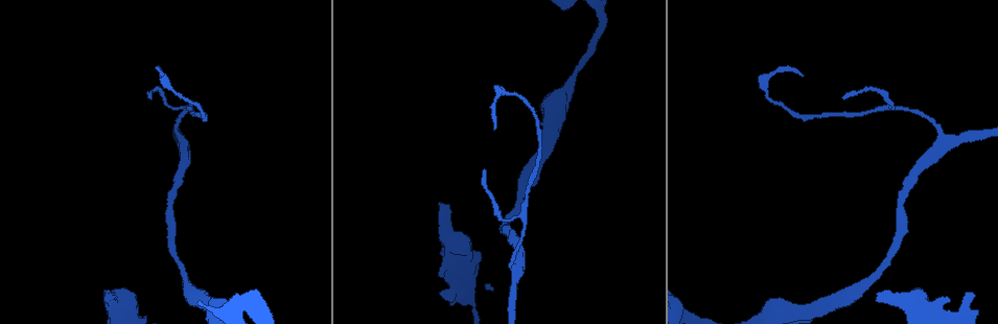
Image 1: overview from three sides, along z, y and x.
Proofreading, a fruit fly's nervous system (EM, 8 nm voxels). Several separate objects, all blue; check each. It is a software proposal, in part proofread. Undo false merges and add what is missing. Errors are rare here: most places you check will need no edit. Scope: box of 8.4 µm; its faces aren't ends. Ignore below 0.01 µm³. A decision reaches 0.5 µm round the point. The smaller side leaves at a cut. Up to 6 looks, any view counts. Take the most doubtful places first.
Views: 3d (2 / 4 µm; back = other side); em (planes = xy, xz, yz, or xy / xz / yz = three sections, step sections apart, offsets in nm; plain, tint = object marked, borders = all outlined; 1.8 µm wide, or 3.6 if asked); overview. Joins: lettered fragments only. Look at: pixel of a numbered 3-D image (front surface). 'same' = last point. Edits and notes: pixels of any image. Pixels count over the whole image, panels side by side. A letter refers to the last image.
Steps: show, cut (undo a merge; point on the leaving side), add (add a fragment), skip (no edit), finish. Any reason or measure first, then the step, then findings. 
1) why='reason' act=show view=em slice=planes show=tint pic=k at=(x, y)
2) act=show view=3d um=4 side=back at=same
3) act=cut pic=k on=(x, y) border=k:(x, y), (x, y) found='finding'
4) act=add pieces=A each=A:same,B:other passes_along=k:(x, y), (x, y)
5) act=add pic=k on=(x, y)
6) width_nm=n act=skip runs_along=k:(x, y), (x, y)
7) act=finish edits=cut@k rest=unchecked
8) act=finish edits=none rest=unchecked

why='free end' act=show view=3d um=4 pic=1 at=(107, 301)

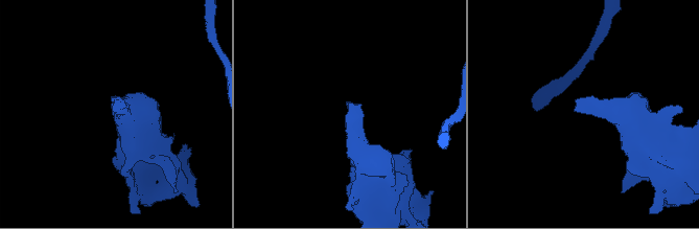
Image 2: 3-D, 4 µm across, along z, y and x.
why='shape alone is not enough' act=show view=em um=3.6 slice=xy step=16 show=borders pic=2 at=(114, 109)

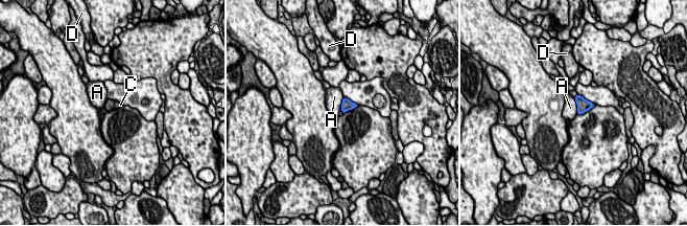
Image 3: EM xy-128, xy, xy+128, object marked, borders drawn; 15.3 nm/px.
act=show view=em um=3.6 slice=planes show=borders at=same

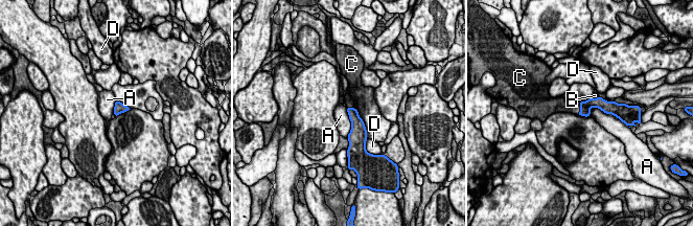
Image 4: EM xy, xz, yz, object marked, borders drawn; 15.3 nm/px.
act=add pieces=C each=A:other,B:other,C:same,D:other found='the neuron continues'

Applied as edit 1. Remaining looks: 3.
why='branch stops here' act=show view=em um=3.6 slice=yz step=16 show=borders pic=1 at=(442, 275)

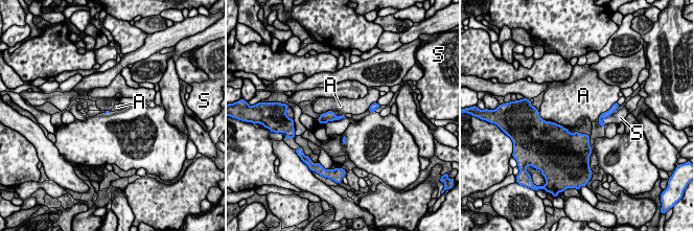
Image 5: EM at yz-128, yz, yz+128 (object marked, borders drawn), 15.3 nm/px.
act=skip each=A:other,S:other border=5:(542, 118), (559, 123), (569, 130) found='none of them fits'

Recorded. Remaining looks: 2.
why='free end' act=show view=em slice=planes show=borders pic=1 at=(494, 126)

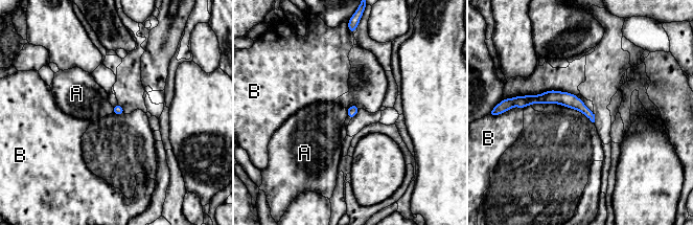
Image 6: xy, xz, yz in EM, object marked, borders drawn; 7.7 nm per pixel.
act=skip each=A:other,B:other runs_along=6:(523, 99), (566, 98), (592, 117) found='no lettered fragment goes on from it'

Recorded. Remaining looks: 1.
act=finish edits=add@4 rest=unchecked

